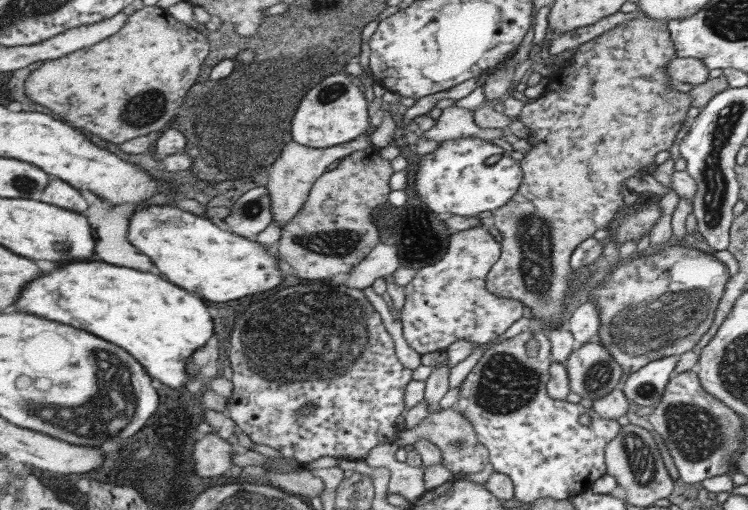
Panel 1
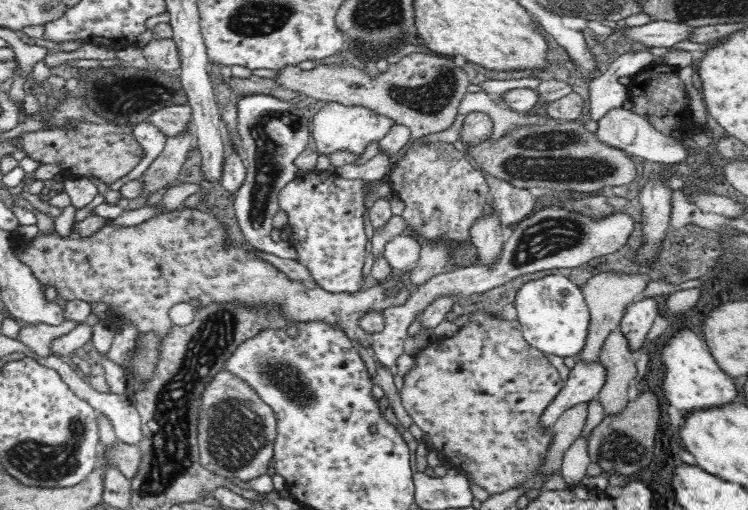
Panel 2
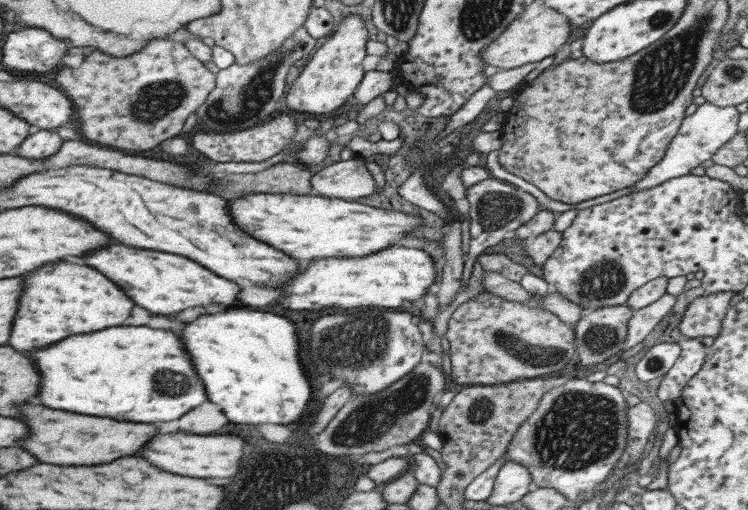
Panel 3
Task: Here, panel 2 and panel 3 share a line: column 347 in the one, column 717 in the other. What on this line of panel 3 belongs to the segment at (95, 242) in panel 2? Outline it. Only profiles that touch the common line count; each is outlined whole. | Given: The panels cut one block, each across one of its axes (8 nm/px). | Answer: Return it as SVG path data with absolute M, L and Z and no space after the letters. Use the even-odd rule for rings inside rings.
M716 292L696 297L687 305L679 321L679 334L688 339L719 335L732 293Z

